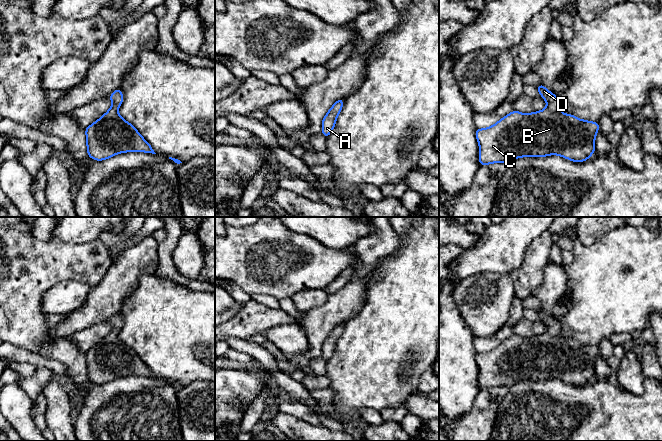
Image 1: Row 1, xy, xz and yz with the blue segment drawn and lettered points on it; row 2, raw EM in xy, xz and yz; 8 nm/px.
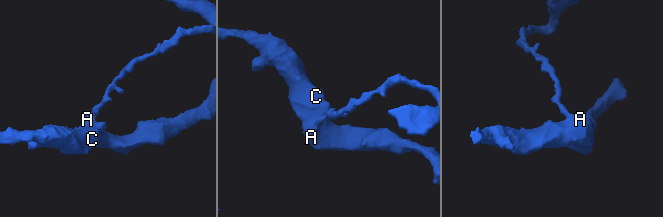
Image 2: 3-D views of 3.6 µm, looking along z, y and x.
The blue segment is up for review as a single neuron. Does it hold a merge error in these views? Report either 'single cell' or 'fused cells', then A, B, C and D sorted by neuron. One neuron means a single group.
single cell | A B C D

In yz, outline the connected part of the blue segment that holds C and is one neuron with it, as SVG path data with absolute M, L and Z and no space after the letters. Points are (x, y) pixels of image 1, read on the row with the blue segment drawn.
M542 84L537 86L547 107L524 114L512 111L496 124L476 129L479 164L511 163L520 157L559 155L583 162L595 152L598 122L586 121L560 111L560 99Z

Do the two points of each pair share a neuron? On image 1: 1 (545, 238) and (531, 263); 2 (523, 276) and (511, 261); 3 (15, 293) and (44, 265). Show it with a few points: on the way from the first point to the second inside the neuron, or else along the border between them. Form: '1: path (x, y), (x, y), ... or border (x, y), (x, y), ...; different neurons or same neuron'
1: path (542, 244), (536, 257); same neuron
2: border (527, 247), (522, 264), (517, 269), (509, 272); different neurons
3: path (22, 286), (37, 271); same neuron

